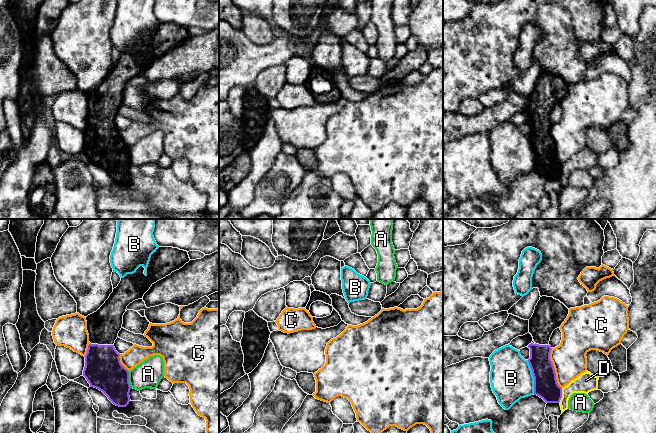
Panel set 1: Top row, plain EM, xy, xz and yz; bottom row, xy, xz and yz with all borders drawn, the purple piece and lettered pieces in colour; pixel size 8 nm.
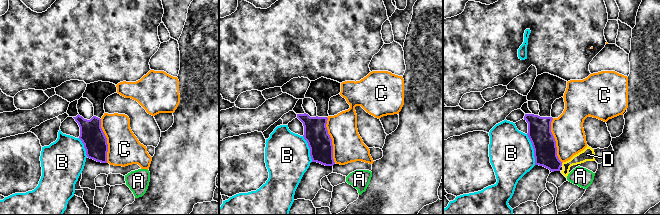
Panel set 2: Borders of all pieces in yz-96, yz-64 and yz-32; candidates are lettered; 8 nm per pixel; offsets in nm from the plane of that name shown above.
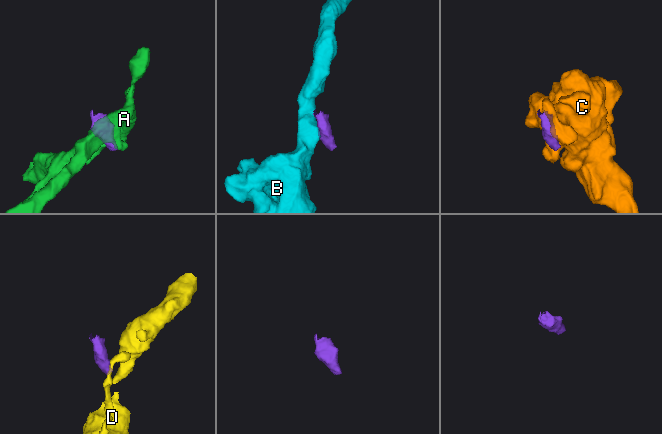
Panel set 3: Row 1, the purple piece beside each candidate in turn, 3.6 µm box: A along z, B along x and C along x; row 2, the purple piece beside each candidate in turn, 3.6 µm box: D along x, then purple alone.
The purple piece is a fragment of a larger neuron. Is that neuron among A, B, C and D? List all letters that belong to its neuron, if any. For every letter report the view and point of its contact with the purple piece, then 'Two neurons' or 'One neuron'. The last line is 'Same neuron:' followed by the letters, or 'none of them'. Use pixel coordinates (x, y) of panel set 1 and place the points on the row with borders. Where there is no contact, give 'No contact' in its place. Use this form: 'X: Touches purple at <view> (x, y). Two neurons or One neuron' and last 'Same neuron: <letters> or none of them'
A: Touches purple at xy (128, 379). Two neurons
B: Touches purple at yz (533, 376). Two neurons
C: Touches purple at yz (553, 368). Two neurons
D: Touches purple at yz (561, 395). Two neurons
Same neuron: none of them

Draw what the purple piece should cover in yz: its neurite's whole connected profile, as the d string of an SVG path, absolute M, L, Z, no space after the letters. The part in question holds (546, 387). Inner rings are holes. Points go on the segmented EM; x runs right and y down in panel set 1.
M542 296L535 306L534 313L529 319L529 333L532 335L534 344L528 345L530 358L528 363L534 377L534 395L542 398L546 403L559 403L562 398L562 388L558 385L553 363L550 359L550 337L553 331L560 328L569 314L569 309L559 300L553 297Z

